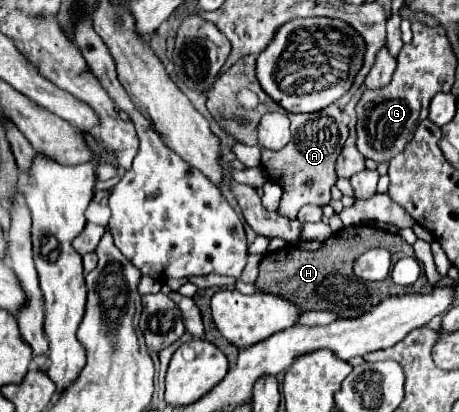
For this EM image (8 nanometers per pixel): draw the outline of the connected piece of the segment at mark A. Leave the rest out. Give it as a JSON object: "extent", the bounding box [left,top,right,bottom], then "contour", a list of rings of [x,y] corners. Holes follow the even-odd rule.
{"extent":[261,105,349,219],"contour":[[[329,105],[317,113],[305,113],[305,115],[285,113],[285,115],[289,115],[289,119],[291,119],[293,139],[287,147],[283,147],[279,151],[261,149],[261,165],[267,173],[267,177],[277,181],[283,187],[279,213],[289,219],[295,219],[303,205],[321,205],[323,207],[329,203],[331,187],[337,181],[335,161],[349,137],[349,127],[343,121],[341,109],[337,105]],[[337,131],[339,131],[339,145],[337,145]],[[307,181],[311,181],[311,187],[305,187]]]}

